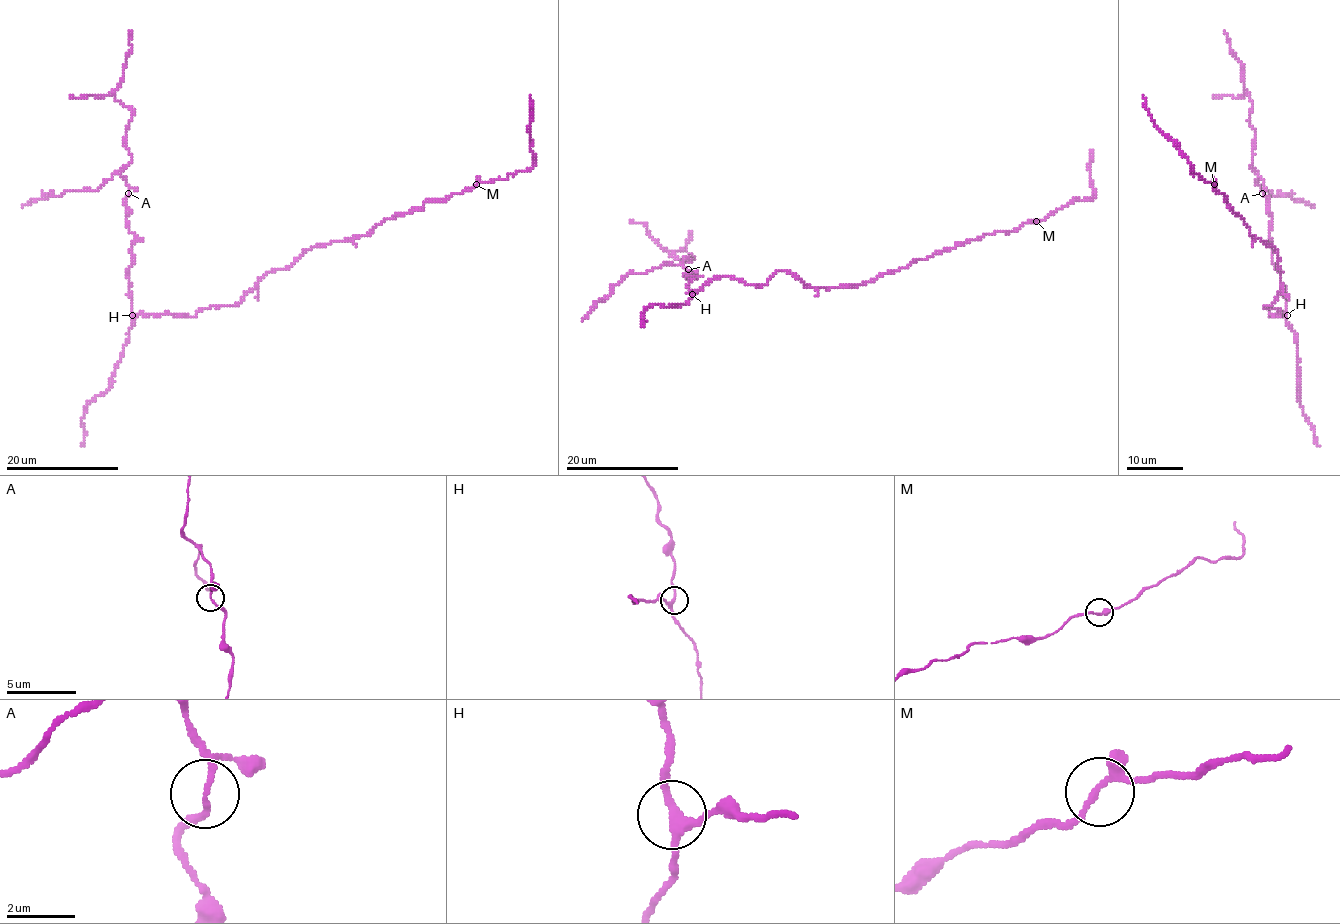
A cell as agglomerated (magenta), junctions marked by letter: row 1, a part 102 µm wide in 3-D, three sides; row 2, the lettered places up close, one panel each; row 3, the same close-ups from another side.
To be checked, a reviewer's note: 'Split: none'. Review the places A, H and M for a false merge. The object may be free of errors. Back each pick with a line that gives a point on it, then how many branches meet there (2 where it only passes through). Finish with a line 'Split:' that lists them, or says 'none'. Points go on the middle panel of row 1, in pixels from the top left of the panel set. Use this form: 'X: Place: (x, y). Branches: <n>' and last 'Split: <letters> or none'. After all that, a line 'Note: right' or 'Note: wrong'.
Split: none
Note: right

